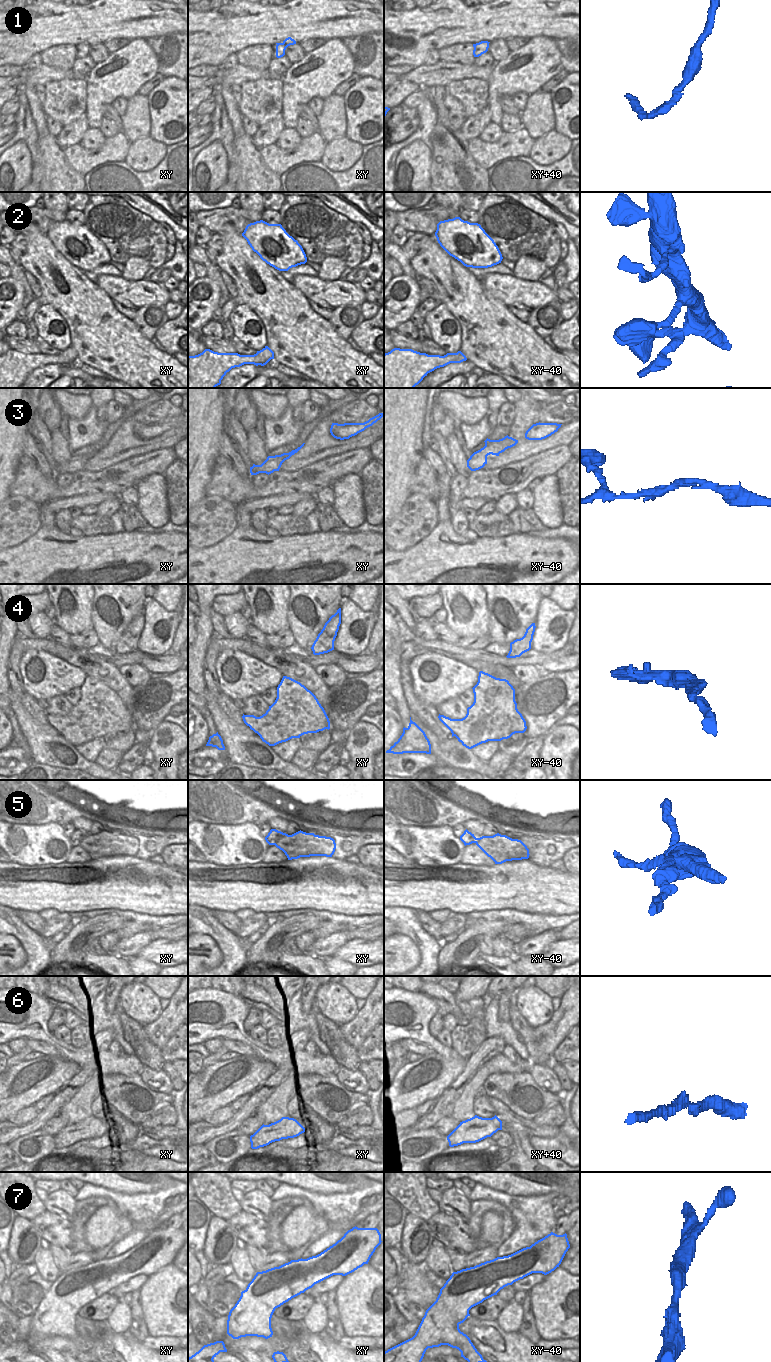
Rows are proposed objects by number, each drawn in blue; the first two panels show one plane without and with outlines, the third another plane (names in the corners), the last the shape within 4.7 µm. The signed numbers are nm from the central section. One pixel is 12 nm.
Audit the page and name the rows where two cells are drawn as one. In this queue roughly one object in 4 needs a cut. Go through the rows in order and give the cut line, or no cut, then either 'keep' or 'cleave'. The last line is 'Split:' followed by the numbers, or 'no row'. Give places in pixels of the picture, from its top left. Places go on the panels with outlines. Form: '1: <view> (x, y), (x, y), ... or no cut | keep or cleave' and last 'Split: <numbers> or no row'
1: no cut | keep
2: no cut | keep
3: no cut | keep
4: no cut | keep
5: xy (314, 835), (324, 855) | cleave
6: no cut | keep
7: no cut | keep
Split: 5

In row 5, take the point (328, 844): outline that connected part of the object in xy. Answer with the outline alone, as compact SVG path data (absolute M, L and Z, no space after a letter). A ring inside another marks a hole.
M315 835L319 846L323 848L323 854L326 857L332 857L336 849L335 840L331 837Z

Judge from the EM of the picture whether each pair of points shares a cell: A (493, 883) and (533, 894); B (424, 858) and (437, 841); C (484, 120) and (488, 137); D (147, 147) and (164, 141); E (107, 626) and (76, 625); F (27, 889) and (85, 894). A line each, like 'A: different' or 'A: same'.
A: same
B: same
C: different
D: same
E: different
F: same

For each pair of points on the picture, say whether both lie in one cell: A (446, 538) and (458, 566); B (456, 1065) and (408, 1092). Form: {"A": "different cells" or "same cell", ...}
{"A": "same cell", "B": "same cell"}

